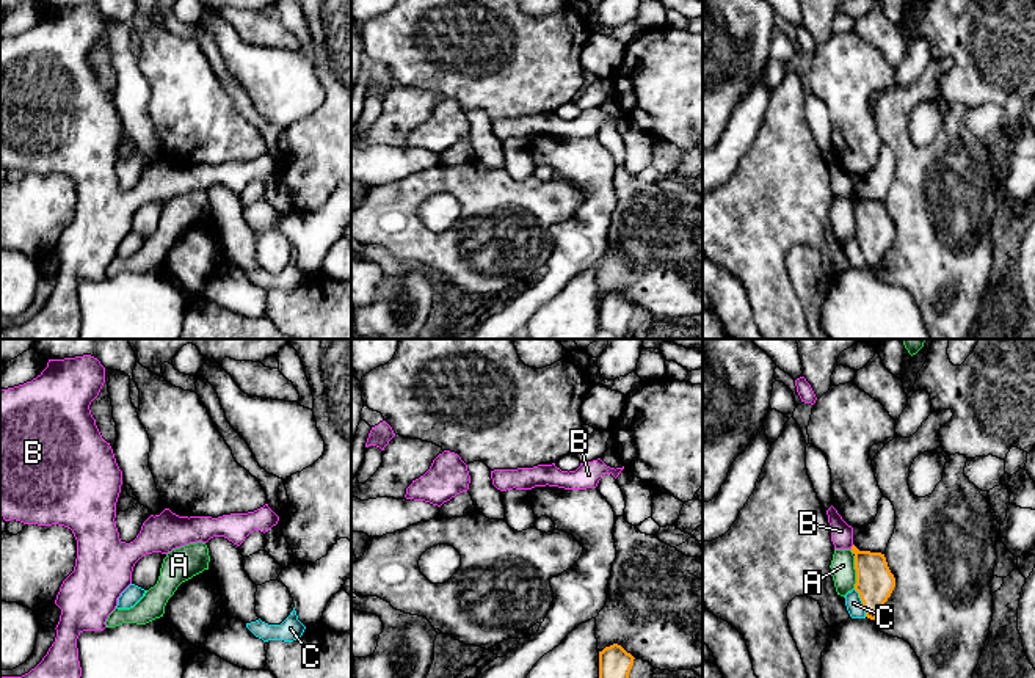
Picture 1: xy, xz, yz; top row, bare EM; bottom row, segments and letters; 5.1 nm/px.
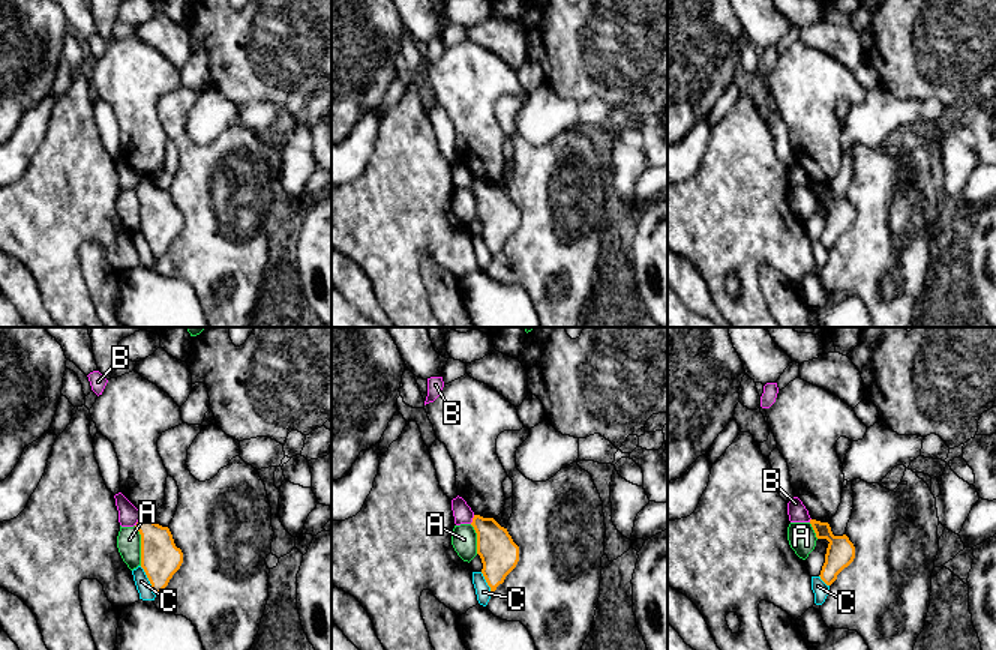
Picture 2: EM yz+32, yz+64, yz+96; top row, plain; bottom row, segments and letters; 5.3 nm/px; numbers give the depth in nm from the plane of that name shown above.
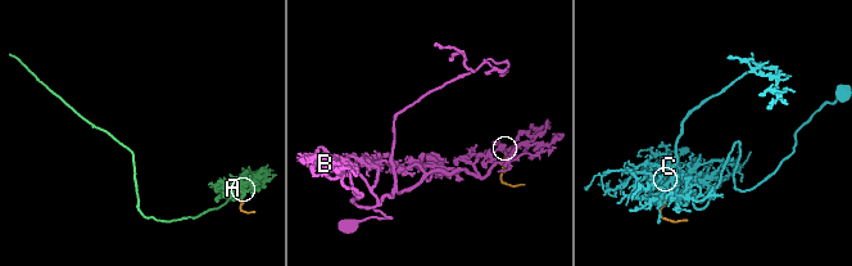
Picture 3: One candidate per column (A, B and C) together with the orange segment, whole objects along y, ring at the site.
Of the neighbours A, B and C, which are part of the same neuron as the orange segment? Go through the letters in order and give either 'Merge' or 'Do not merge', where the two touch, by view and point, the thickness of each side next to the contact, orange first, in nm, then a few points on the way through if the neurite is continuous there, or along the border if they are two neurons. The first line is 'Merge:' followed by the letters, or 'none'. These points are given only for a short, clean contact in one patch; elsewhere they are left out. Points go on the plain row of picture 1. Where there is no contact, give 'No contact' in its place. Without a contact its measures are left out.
Merge: none
A: Do not merge. Touches orange at yz (857, 220). Thickness 190 nm (orange) against 130 nm. Boundary: yz (853, 204), (855, 236)
B: Do not merge. Touches orange at yz (852, 195). Thickness 190 nm (orange) against 110 nm. Boundary: yz (853, 193), (850, 196)
C: Do not merge. Touches orange at yz (863, 251). Thickness 190 nm (orange) against 90 nm. Boundary: yz (853, 237), (866, 264)

